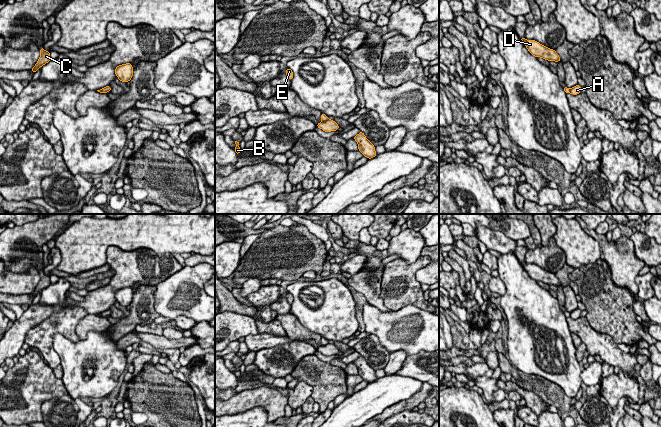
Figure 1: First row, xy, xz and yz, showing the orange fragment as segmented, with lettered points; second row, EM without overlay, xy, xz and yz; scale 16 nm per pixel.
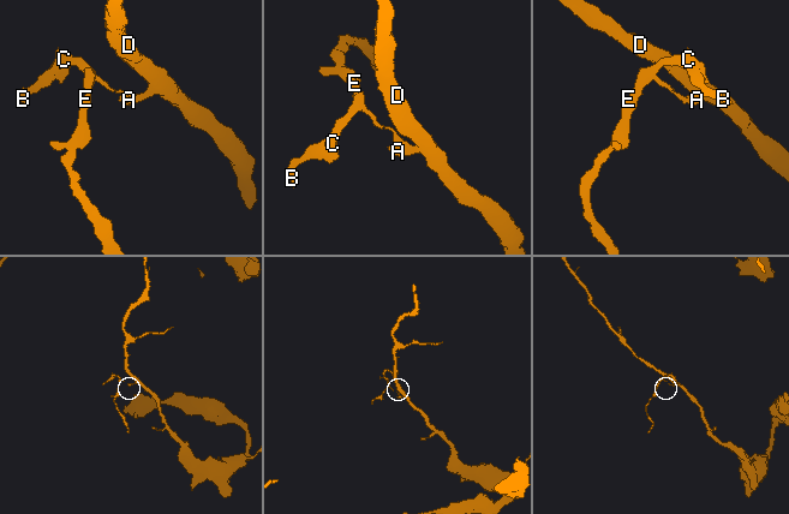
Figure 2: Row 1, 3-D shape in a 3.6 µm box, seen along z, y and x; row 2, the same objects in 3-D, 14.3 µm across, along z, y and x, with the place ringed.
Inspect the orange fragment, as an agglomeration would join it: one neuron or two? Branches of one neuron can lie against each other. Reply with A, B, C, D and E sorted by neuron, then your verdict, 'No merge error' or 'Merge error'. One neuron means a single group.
Groups: A D / B C E. Merge error

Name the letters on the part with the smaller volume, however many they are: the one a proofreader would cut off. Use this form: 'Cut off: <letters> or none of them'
Cut off: B, C, E

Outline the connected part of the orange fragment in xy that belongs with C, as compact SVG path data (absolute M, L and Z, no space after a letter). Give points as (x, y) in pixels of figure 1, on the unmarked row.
M42 271L40 273L40 281L37 285L37 287L35 288L35 290L31 293L31 295L33 295L34 297L43 289L45 289L46 287L48 287L51 284L50 281L50 276L45 275L44 272Z

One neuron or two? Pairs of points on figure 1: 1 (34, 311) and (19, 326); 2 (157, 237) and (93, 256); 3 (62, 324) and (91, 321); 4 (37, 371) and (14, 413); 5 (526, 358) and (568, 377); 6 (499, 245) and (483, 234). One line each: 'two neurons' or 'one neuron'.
1: one neuron
2: one neuron
3: two neurons
4: one neuron
5: one neuron
6: one neuron

